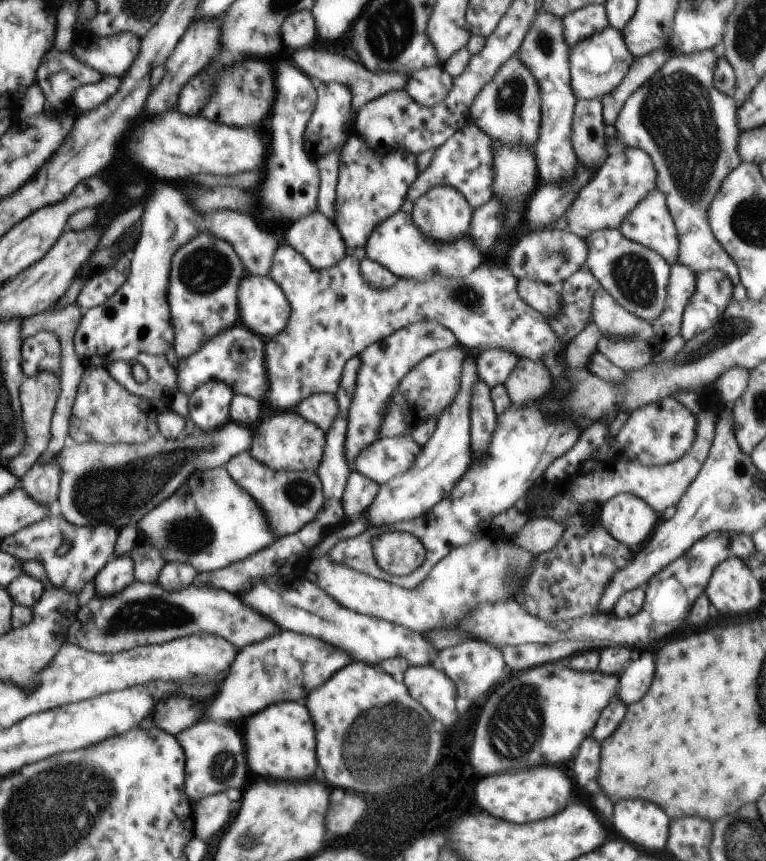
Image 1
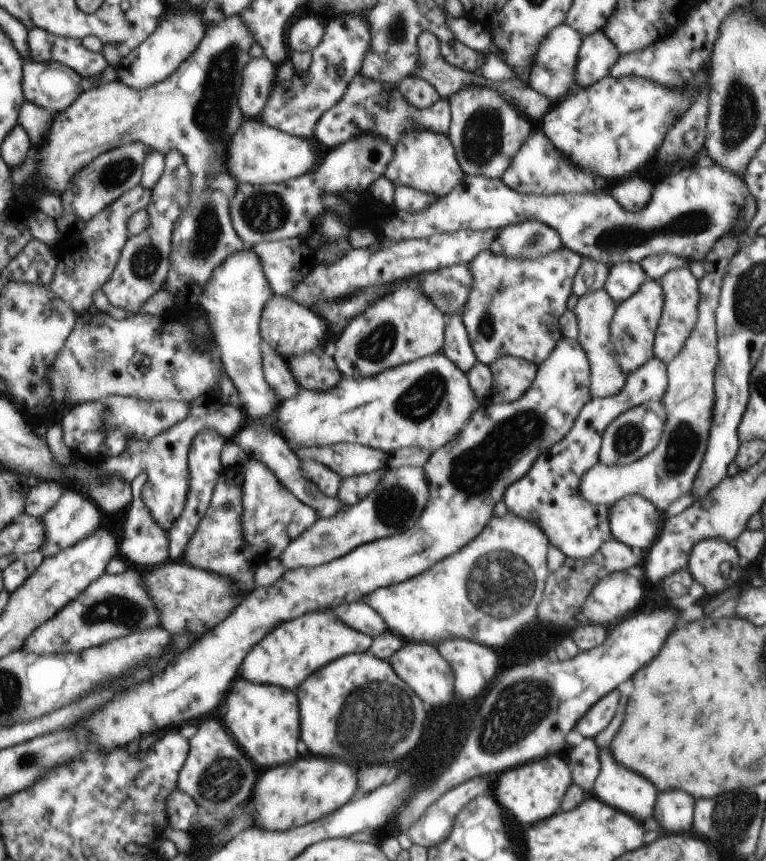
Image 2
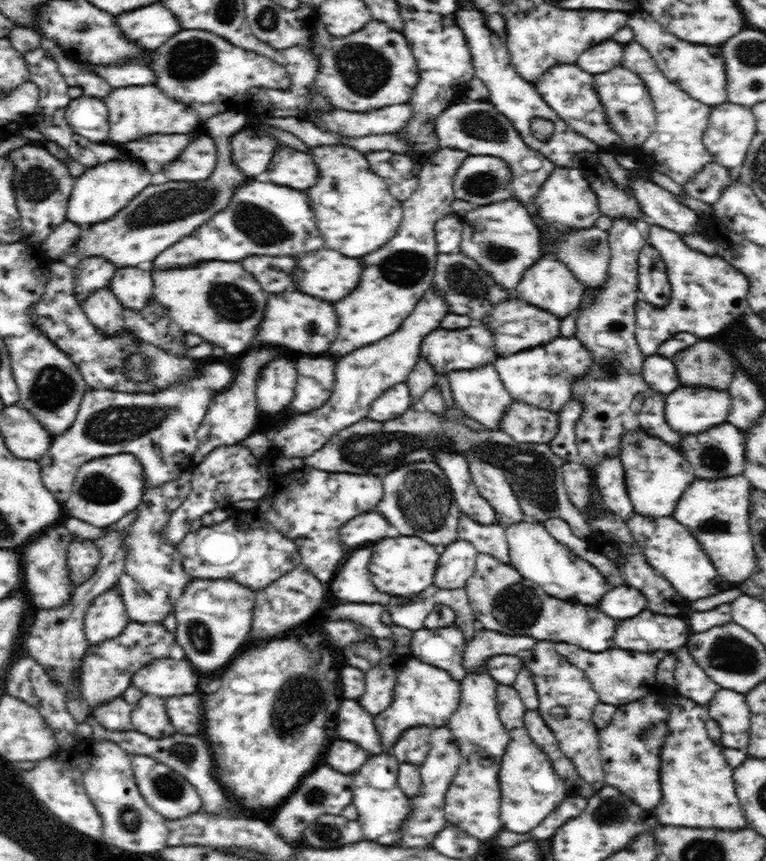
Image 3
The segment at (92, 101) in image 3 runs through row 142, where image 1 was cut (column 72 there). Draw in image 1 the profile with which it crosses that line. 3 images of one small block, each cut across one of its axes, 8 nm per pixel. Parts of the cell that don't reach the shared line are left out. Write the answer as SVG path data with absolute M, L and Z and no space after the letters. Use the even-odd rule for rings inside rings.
M104 75L98 82L79 86L73 92L70 104L72 104L72 108L82 110L82 112L94 110L96 106L104 104L106 98L110 98L118 92L120 82L121 77Z

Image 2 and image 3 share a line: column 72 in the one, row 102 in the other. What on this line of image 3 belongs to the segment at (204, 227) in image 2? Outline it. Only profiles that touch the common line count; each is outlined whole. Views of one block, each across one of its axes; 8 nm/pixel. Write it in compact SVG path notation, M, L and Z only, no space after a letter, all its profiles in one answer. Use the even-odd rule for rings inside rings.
M156 86L118 88L112 90L110 96L106 95L106 98L102 98L102 102L108 106L110 142L116 142L117 145L150 134L184 134L198 126L196 114L186 104L166 98Z

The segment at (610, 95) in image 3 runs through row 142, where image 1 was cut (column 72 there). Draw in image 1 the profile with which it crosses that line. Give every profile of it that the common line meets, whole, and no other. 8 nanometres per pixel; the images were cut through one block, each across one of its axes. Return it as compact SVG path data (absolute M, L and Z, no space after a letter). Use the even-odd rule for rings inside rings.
M135 581L117 595L95 596L87 605L80 607L67 636L68 643L77 644L83 649L116 654L148 644L170 642L174 638L190 636L196 632L224 636L226 640L232 640L232 644L236 644L238 648L244 648L248 644L256 644L268 636L274 636L276 632L280 632L280 628L249 604L244 604L240 598L222 590L214 590L208 586L196 588L194 583L168 594L160 585Z

